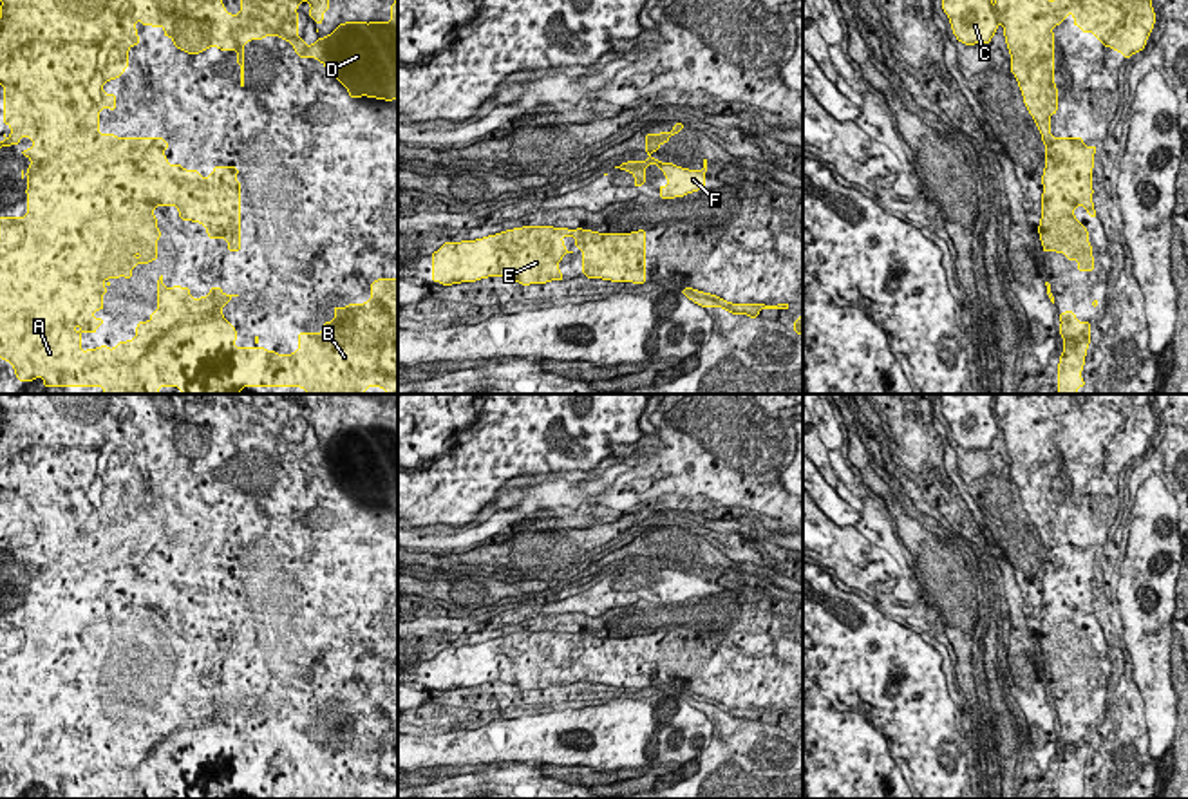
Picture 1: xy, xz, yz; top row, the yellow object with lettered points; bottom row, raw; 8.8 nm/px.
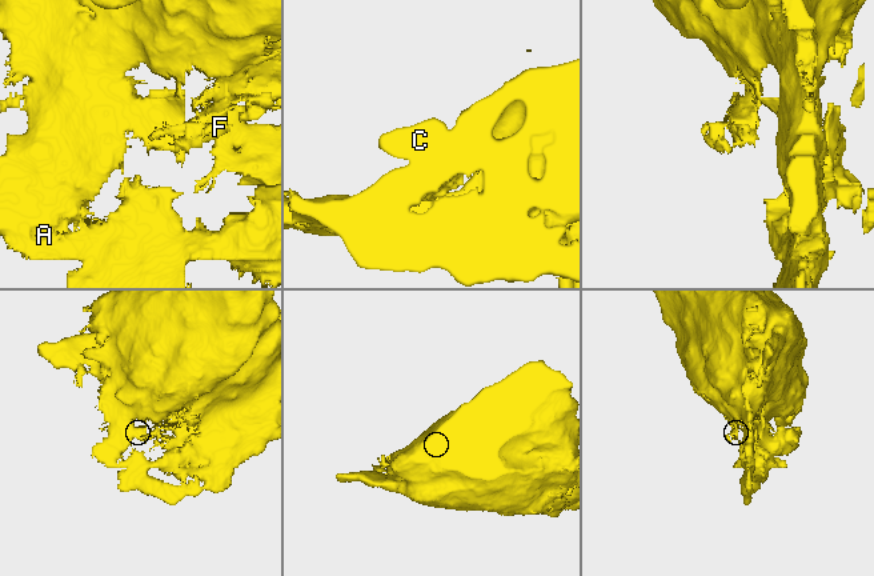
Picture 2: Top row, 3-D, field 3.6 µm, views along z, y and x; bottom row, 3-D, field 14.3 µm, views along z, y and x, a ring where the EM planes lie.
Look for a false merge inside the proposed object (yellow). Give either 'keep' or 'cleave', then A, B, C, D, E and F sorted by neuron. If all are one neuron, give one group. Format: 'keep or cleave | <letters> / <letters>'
keep | A B C D E F

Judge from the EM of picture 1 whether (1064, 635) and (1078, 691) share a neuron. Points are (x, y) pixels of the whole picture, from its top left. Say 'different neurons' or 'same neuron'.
same neuron

